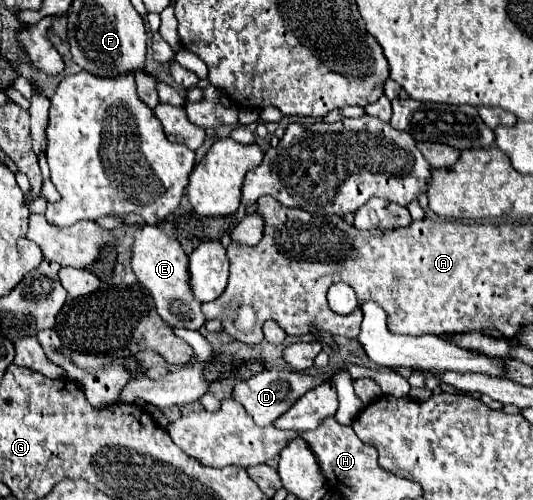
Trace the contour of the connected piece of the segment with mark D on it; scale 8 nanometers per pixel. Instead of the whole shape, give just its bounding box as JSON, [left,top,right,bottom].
[234,369,320,427]

